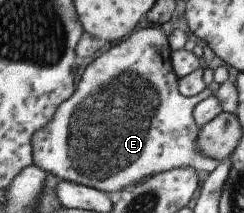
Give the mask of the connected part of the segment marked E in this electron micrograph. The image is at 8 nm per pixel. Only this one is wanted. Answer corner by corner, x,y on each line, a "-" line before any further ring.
146,25
137,29
135,33
131,33
127,39
123,39
120,43
109,47
107,51
103,51
101,55
96,55
92,62
83,70
82,77
79,77
79,81
75,85
74,92
55,108
52,118
32,135
30,146
32,147
33,164
46,171
46,173
51,173
51,175
58,177
59,180
69,180
73,183
98,189
103,193
128,189
130,186
136,184
137,181
145,179
147,175
158,174
159,172
173,168
203,169
203,171
210,172
219,162
211,160
205,155
202,156
196,150
194,141
200,127
193,121
192,111
196,102
208,98
213,93
210,89
205,88
197,95
191,97
181,95
178,90
175,72
170,65
170,53
171,49
168,44
168,37
165,36
161,27
159,25

